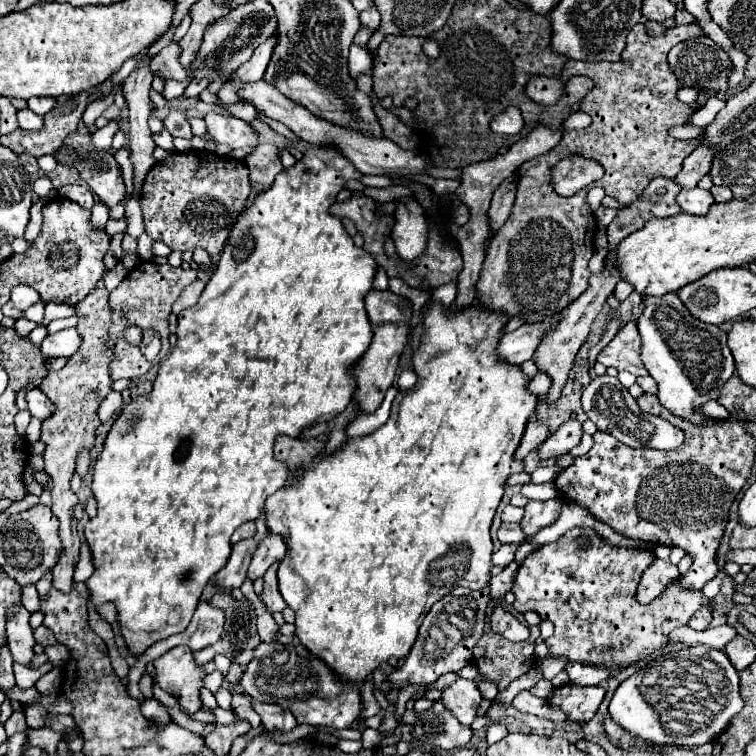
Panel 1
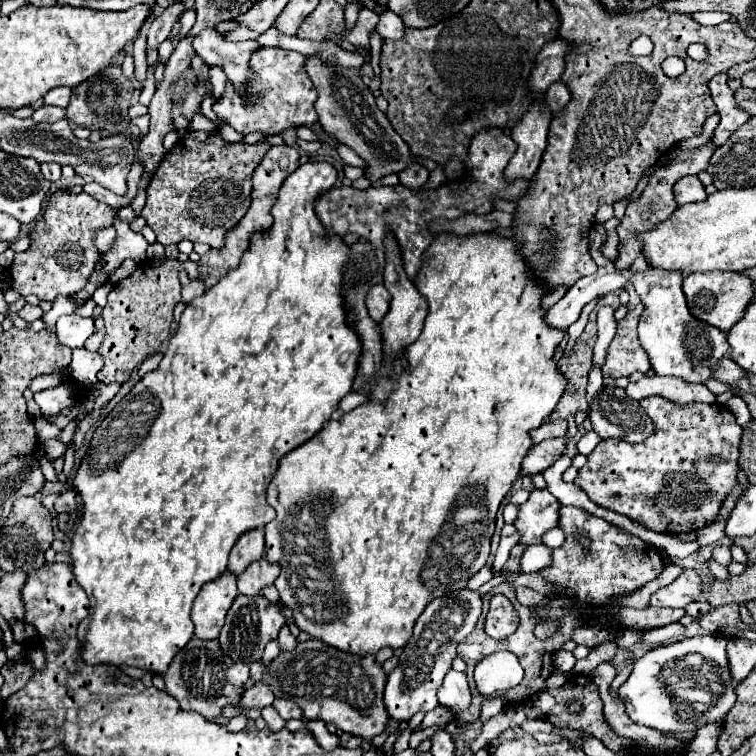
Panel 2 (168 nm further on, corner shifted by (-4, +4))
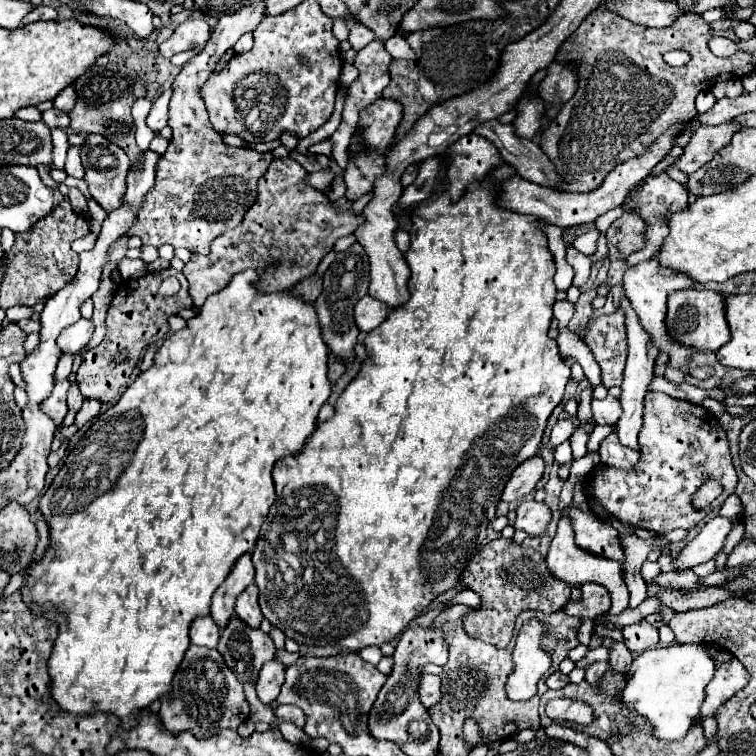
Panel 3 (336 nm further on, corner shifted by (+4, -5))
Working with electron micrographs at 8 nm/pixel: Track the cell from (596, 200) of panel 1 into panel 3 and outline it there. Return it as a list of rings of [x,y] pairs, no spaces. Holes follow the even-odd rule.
[[[592,229],[587,233],[583,234],[581,237],[578,237],[574,243],[573,247],[579,250],[586,256],[592,256],[596,252],[596,242],[599,238],[600,231],[597,229]]]

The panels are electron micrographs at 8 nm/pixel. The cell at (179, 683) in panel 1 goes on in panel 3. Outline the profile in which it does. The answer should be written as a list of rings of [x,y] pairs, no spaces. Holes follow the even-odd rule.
[[[191,646],[173,678],[173,700],[161,700],[161,720],[171,734],[189,730],[195,738],[211,738],[221,730],[237,730],[249,718],[243,684],[225,666],[221,654],[211,648]]]

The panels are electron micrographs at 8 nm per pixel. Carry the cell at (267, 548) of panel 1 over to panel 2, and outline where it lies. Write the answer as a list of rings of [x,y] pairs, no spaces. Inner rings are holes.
[[[267,557],[255,561],[237,577],[237,589],[243,595],[259,595],[265,585],[271,585],[279,575],[279,563],[269,563]]]

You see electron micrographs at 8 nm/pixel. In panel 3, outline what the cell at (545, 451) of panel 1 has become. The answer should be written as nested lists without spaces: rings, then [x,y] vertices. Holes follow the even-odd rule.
[[[533,456],[529,460],[525,460],[521,466],[515,468],[515,472],[511,474],[505,490],[503,490],[503,500],[505,502],[513,502],[513,500],[521,500],[523,496],[531,494],[537,486],[537,482],[543,476],[543,458],[541,456]]]

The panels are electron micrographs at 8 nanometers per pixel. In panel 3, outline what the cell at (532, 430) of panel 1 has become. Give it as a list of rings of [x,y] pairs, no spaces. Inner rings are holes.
[[[569,418],[559,420],[559,422],[553,426],[553,430],[551,430],[549,444],[551,444],[553,448],[557,448],[561,442],[565,442],[565,440],[571,438],[571,434],[575,432],[575,428],[577,428],[577,426],[573,424],[573,420],[569,420]]]

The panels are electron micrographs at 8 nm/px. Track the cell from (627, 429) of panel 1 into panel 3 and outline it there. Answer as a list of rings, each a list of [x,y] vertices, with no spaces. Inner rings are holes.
[[[611,434],[601,442],[599,456],[603,464],[619,470],[631,470],[639,462],[639,454],[635,450],[627,450],[625,446],[621,446],[617,440],[617,434]]]

